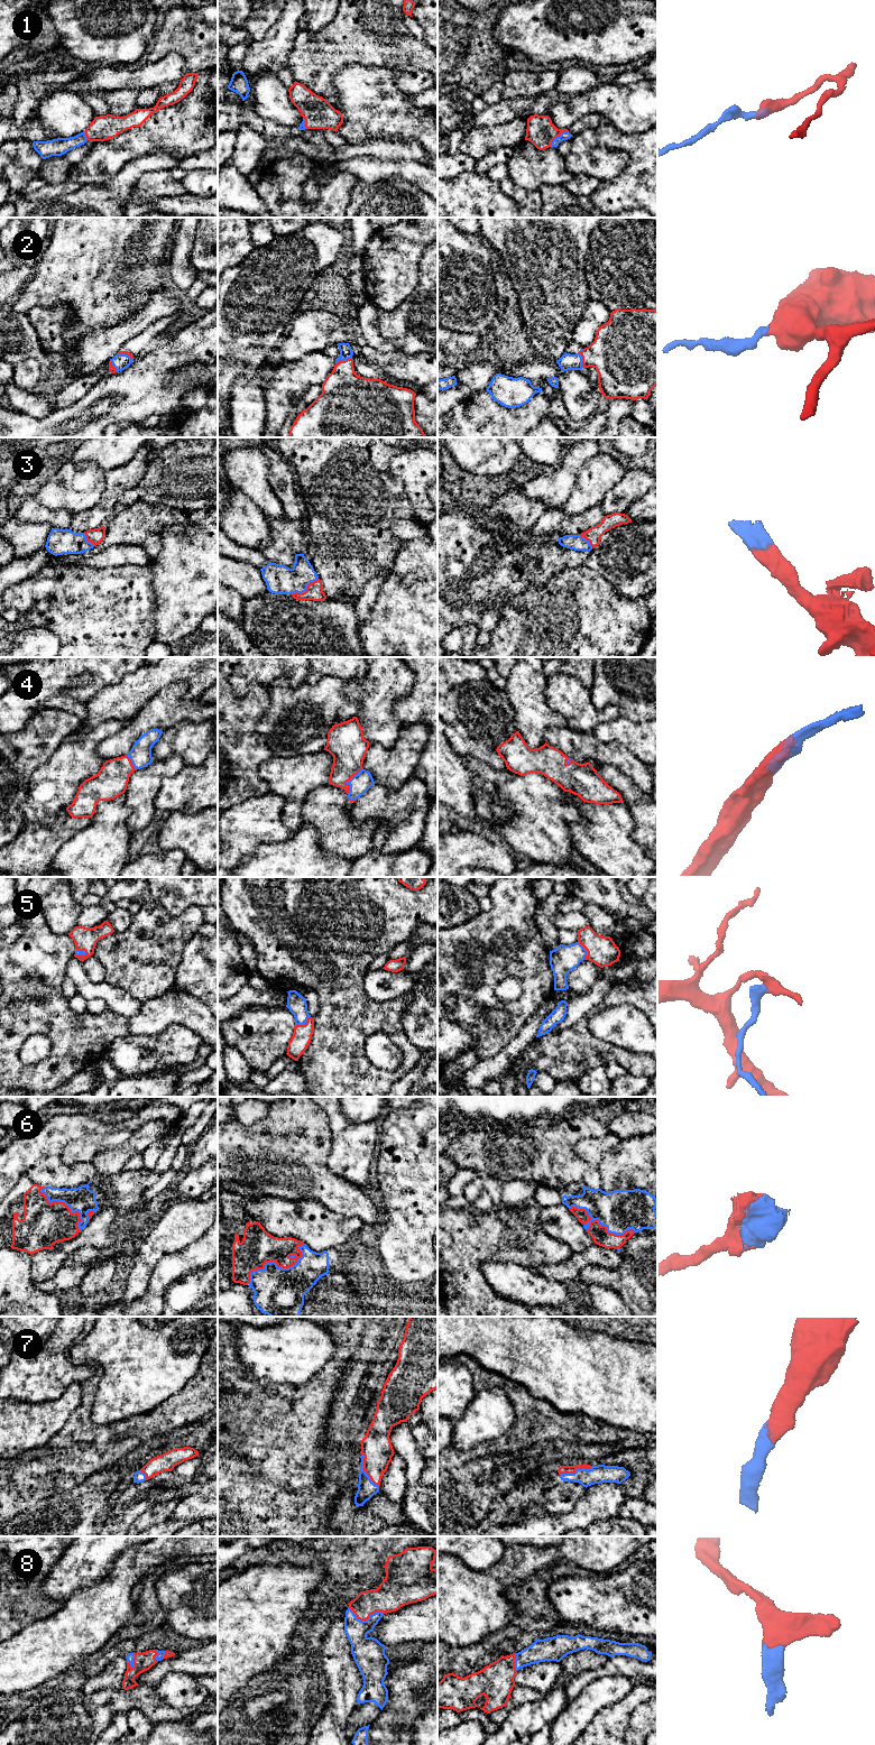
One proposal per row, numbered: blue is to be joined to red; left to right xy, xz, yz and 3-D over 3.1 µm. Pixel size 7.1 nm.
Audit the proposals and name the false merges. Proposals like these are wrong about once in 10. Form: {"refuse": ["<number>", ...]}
{"refuse": []}

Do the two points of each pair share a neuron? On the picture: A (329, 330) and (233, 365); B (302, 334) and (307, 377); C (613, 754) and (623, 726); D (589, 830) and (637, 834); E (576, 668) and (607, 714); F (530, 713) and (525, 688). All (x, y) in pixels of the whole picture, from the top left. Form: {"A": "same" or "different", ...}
{"A": "different", "B": "different", "C": "different", "D": "different", "E": "different", "F": "same"}

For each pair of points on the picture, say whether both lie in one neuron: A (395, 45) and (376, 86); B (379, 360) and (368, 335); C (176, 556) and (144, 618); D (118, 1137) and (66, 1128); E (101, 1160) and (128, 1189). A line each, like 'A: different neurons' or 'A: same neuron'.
A: different neurons
B: different neurons
C: different neurons
D: different neurons
E: different neurons

